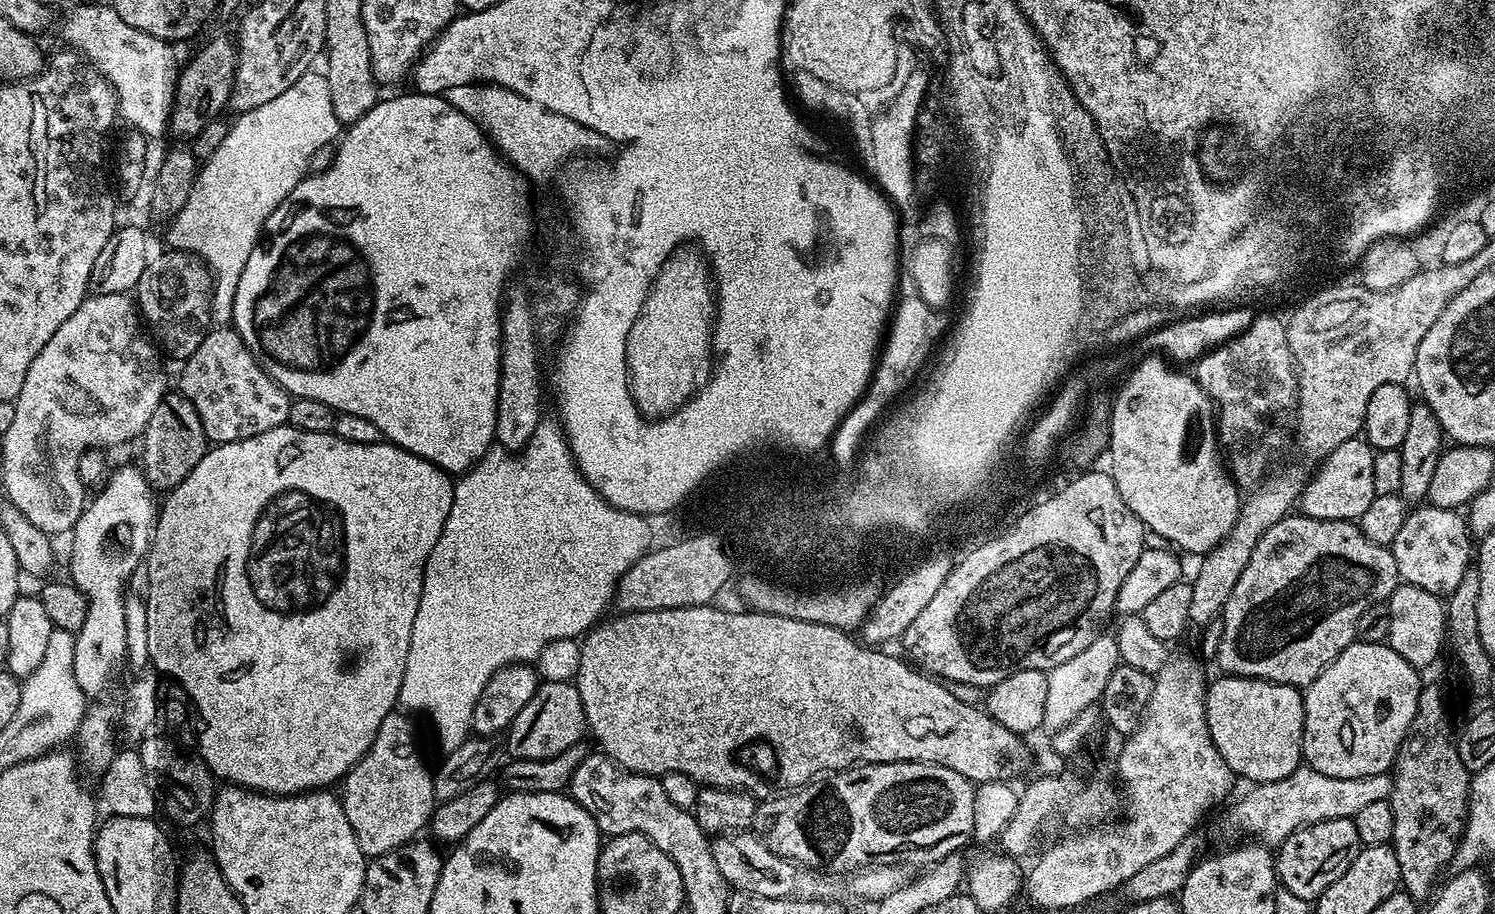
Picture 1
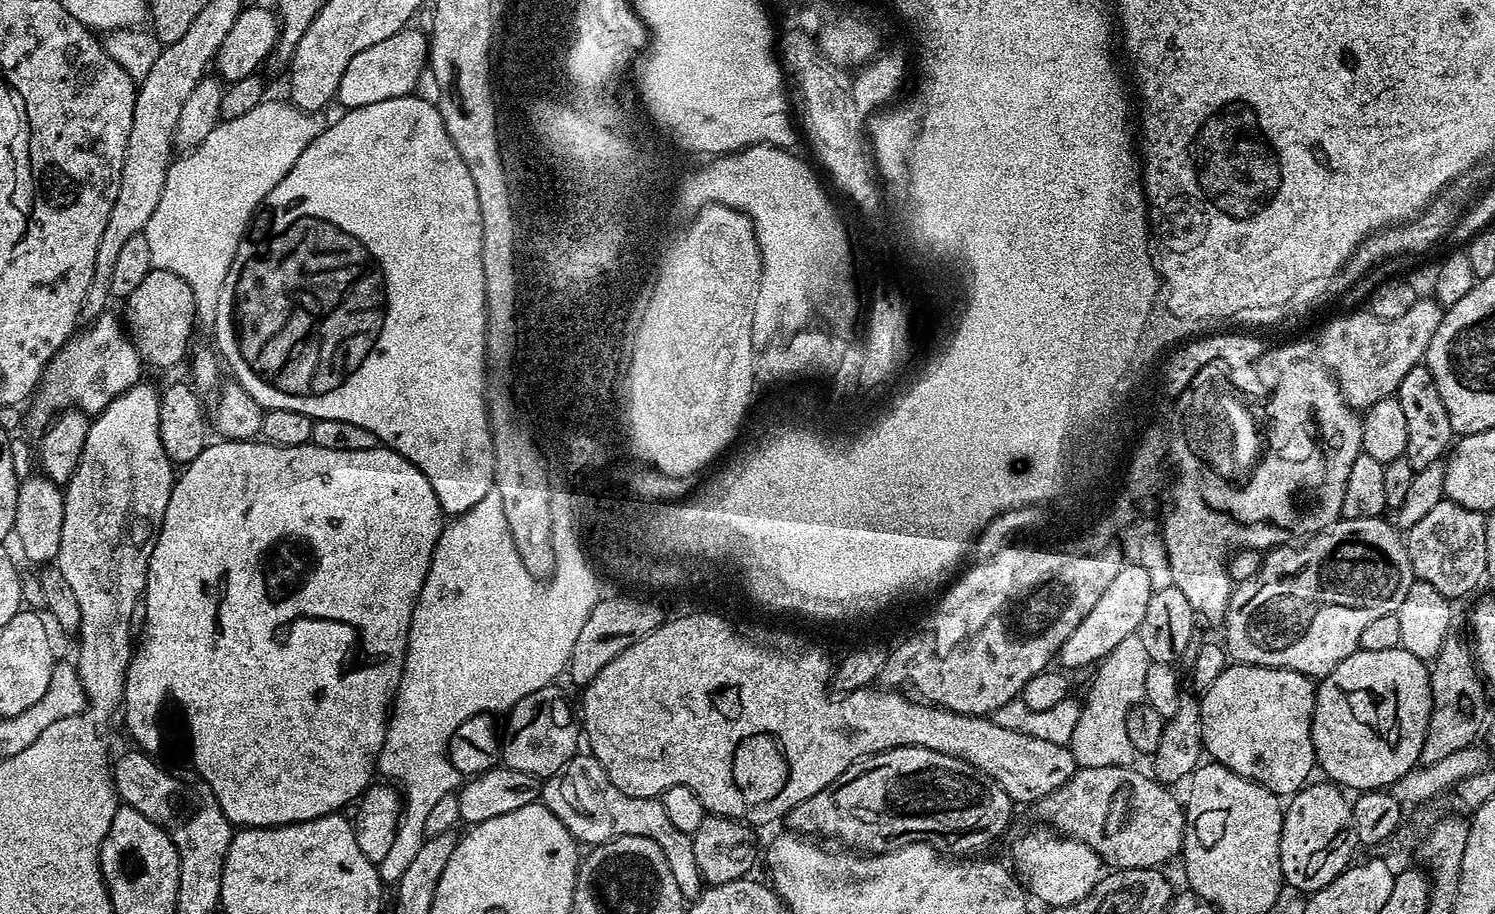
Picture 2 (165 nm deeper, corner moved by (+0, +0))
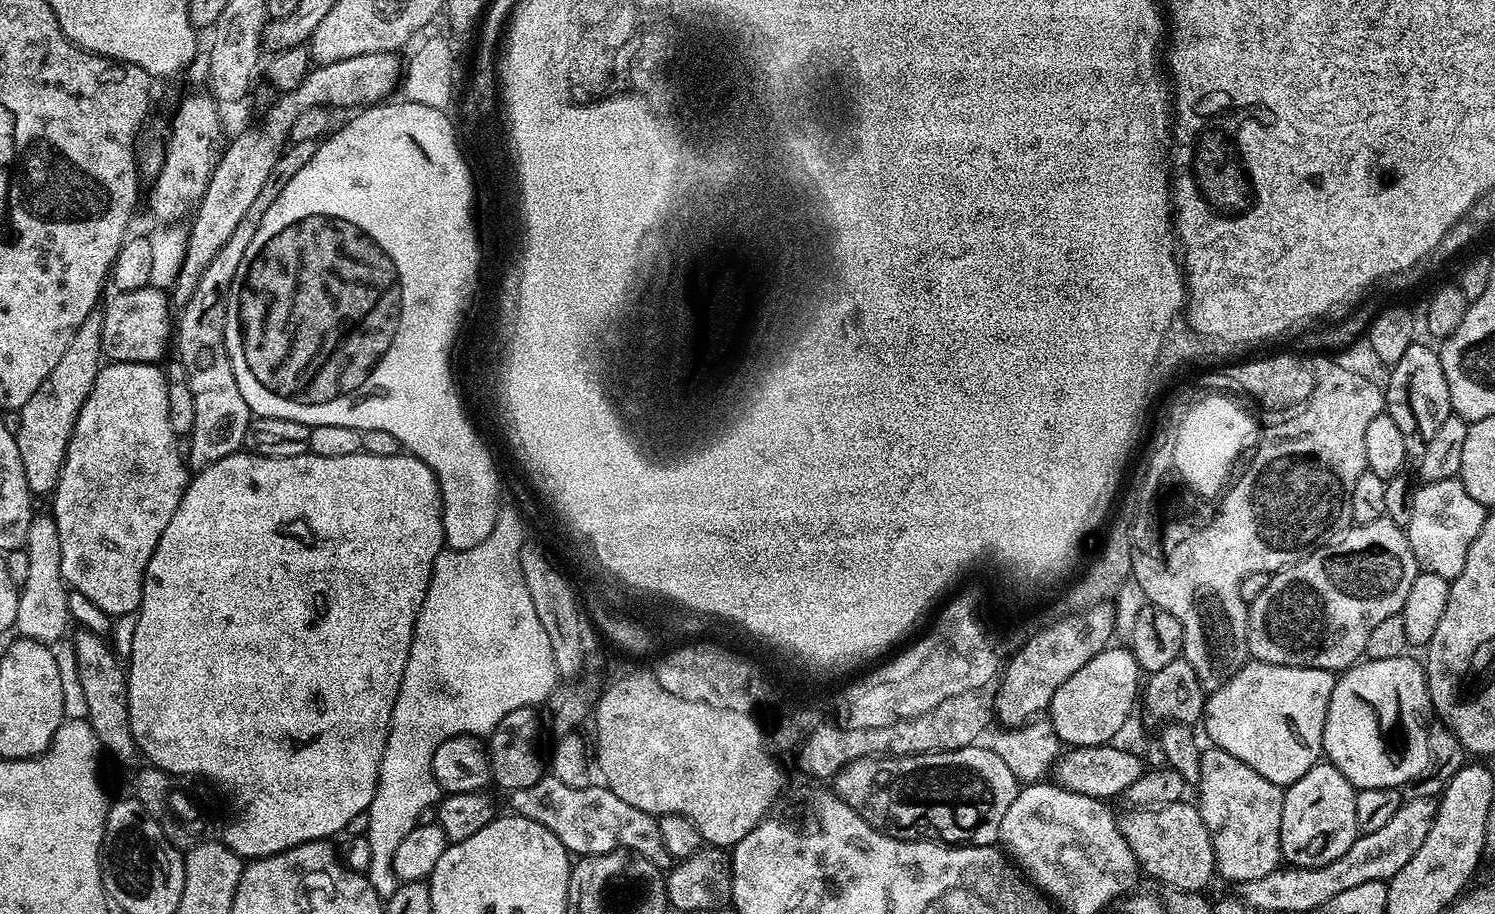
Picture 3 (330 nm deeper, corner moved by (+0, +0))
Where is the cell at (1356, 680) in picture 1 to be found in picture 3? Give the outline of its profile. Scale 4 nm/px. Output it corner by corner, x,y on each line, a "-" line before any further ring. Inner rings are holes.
1405,654
1398,658
1382,658
1381,660
1365,659
1357,662
1351,668
1345,668
1336,677
1334,694
1330,694
1330,706
1326,710
1326,726
1324,727
1324,756
1327,763
1332,764
1346,777
1353,788
1400,788
1413,780
1428,764
1428,734
1430,723
1428,716
1433,715
1432,699
1428,693
1428,679
1424,676
1424,665
1419,659
1411,660
1411,655

